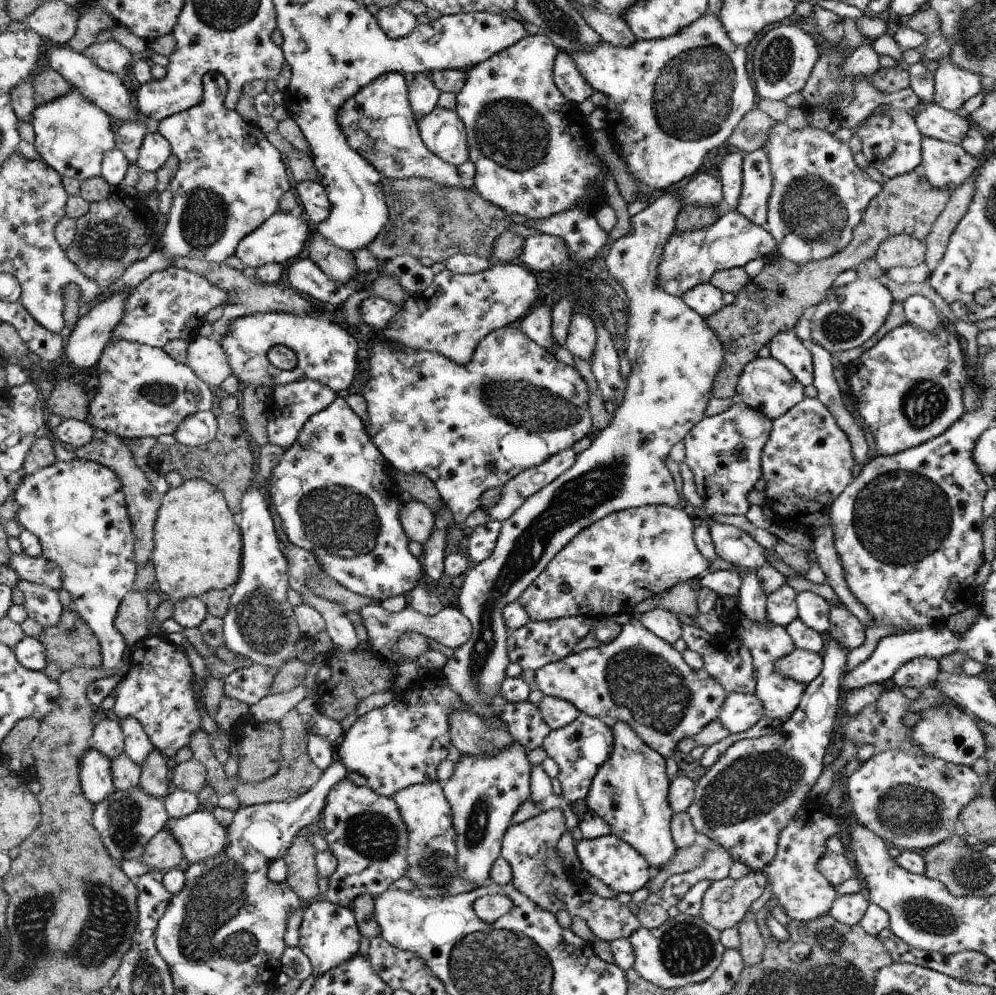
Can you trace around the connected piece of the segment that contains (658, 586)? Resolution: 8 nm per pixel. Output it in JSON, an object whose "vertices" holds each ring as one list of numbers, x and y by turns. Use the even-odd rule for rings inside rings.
{"vertices":[[641,506,620,510,588,525,576,534,552,559,542,574,518,598,530,621,558,620,575,616,602,619,630,612,636,604,706,574,711,561,706,560,694,540,694,524,683,506]]}

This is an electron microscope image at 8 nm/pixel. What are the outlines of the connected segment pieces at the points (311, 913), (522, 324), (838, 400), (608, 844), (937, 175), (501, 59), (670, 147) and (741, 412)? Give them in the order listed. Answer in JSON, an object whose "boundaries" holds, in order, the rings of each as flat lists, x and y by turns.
{"boundaries":[[[319,897,304,909,297,947,308,956,313,966,313,975,320,977,332,970,334,966,356,956,358,940,362,940,362,937,358,936,358,922,352,910,336,906,324,897]],[[546,304,532,307,524,318,518,322,518,327,532,342,536,342,538,346,546,349,550,353,556,346,554,338,552,338,552,312]],[[808,343,808,346,814,366,812,385,818,390,817,397,828,408,838,426,848,436,855,464,859,464,863,469,872,458,869,456,869,447,864,431,855,423,855,419,842,401,843,391,834,378,834,366,831,361,833,356,818,344]],[[614,834,604,835,592,839,582,839,575,843,576,854,580,860,581,866,592,876,600,878,606,886,616,892,628,892,633,894,636,890,644,888,646,882,652,877,652,869,646,862,646,858,634,850,630,844,620,840]],[[922,137,922,166,926,180,938,190,954,192,975,174,979,159,972,158,961,144]],[[541,32,537,35,523,36,516,44,502,50,498,54,490,57,488,60,484,60,480,64,474,65,473,68,467,72,466,84,464,88,457,94,456,114,461,118,465,131,467,134,467,145,469,150,468,160,475,165,474,189,476,192,488,202,495,204,510,214,518,214,518,216,526,216,530,220,546,220,554,214,560,214,564,210,570,210,574,208,576,204,582,204,586,198,594,196,594,198,604,198,603,188,600,188,598,192,592,192,590,184,594,180,600,180,604,187,604,180,606,180,606,173,611,173,611,169,608,168,606,161,603,158,599,158,594,150,594,144,592,144,591,136,592,129,588,127,587,118,579,113,578,106,575,102,568,100,553,80,553,66,558,54,558,49,552,44,549,38,546,38]],[[710,12,668,38,636,39,628,48,616,48,601,40,588,52,576,50,569,54,582,78,596,92,612,92,612,106,608,106,612,108,610,122,626,122,626,126,616,126,616,132,622,130,624,140,614,140,618,144,615,149,619,155,620,149,625,150,620,157,630,176,656,190,669,191,690,180,699,172,704,156,725,144,744,114,757,104,756,90,752,88,746,68,748,60,744,47,728,38,719,16]],[[736,402,718,415,704,417,683,438,685,462,694,475,696,492,708,517,745,515,750,510,748,492,762,477,761,456,771,428,772,420,762,412,744,402]]]}

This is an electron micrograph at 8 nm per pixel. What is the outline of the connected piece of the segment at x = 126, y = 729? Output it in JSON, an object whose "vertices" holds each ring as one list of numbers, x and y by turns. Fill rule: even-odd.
{"vertices":[[128,716,128,718,120,718,118,721,124,733,126,756,134,764,142,766,146,762,148,754,155,749,154,745,150,742,146,732,144,732,144,728,142,728,138,718]]}

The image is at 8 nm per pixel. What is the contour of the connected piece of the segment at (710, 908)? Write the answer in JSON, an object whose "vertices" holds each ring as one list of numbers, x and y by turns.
{"vertices":[[752,870,741,879,726,877,712,881,704,892,699,916,719,931,736,927,766,885,766,876]]}

